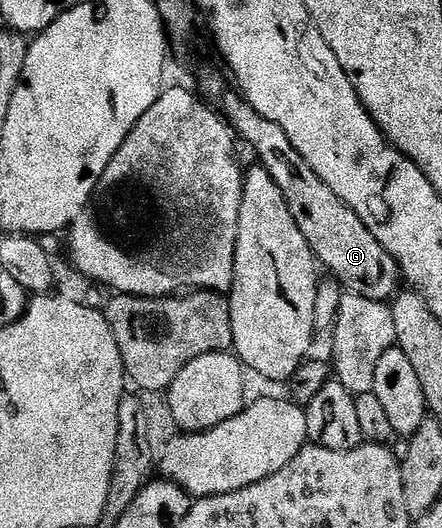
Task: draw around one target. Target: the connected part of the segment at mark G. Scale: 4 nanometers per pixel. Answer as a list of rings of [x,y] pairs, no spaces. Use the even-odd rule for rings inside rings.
[[[204,70],[200,74],[200,86],[212,98],[220,98],[219,109],[223,117],[230,123],[237,135],[241,134],[256,149],[259,165],[278,184],[286,204],[290,208],[290,216],[294,216],[294,224],[298,224],[298,232],[306,236],[306,244],[310,244],[312,256],[321,267],[329,270],[331,277],[339,282],[345,291],[372,298],[376,302],[391,299],[397,293],[396,278],[401,277],[400,267],[370,236],[370,232],[362,220],[318,176],[301,158],[296,157],[294,144],[286,140],[286,132],[278,128],[270,120],[266,120],[235,89],[228,90],[224,78],[216,70]]]

